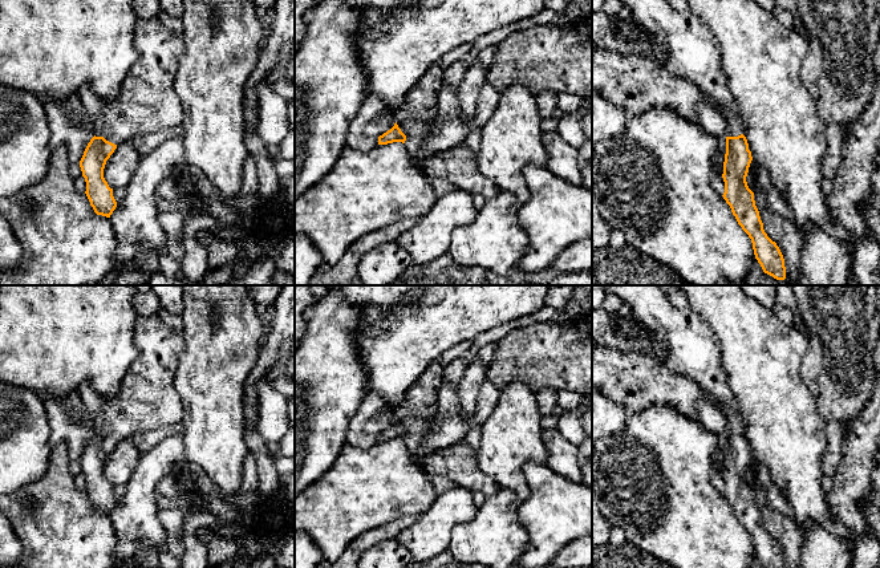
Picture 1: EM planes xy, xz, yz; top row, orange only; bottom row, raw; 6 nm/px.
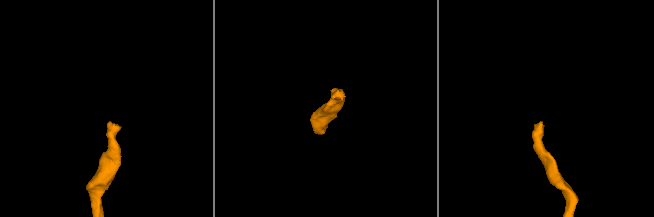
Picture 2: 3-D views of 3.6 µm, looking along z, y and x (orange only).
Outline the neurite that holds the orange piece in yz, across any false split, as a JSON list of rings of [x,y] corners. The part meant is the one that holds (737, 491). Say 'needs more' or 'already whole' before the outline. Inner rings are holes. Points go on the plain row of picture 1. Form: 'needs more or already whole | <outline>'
needs more | [[[600,285],[621,297],[632,308],[632,319],[656,348],[666,352],[661,362],[684,374],[714,397],[726,419],[723,459],[723,496],[738,522],[753,540],[755,556],[763,568],[786,568],[783,552],[763,527],[754,490],[746,474],[753,458],[743,433],[741,406],[731,393],[721,366],[719,345],[707,324],[690,308],[676,308],[658,285]]]

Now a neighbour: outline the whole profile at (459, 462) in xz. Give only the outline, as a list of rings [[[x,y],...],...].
[[[465,441],[429,454],[422,461],[422,468],[429,476],[445,476],[462,488],[484,494],[486,498],[494,496],[500,488],[479,470],[478,451]]]

